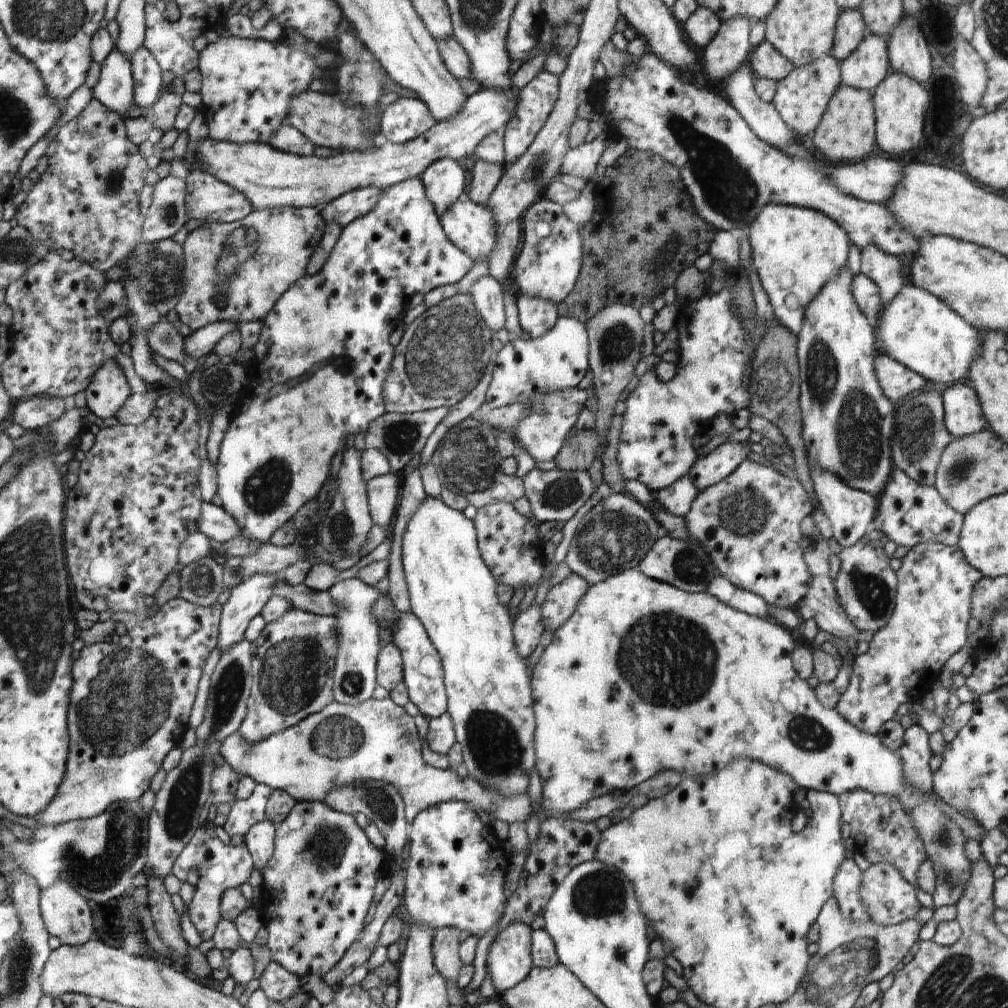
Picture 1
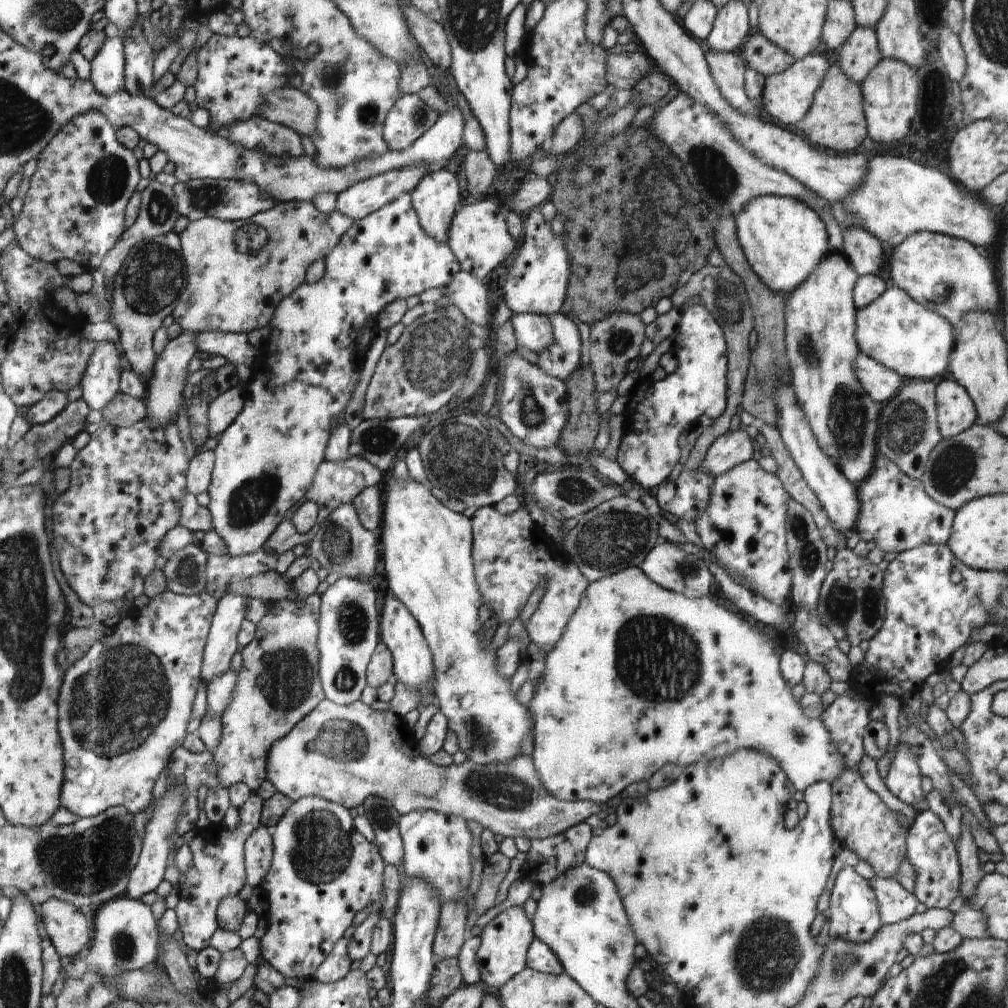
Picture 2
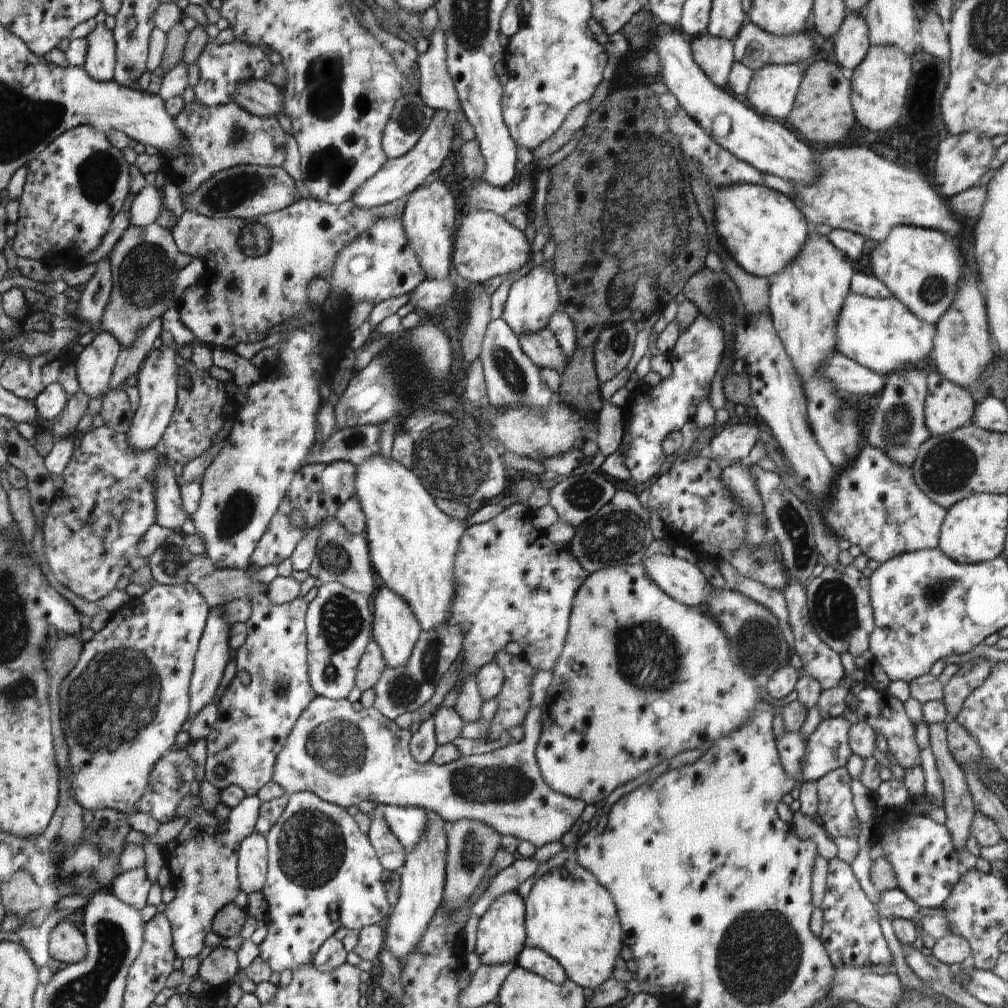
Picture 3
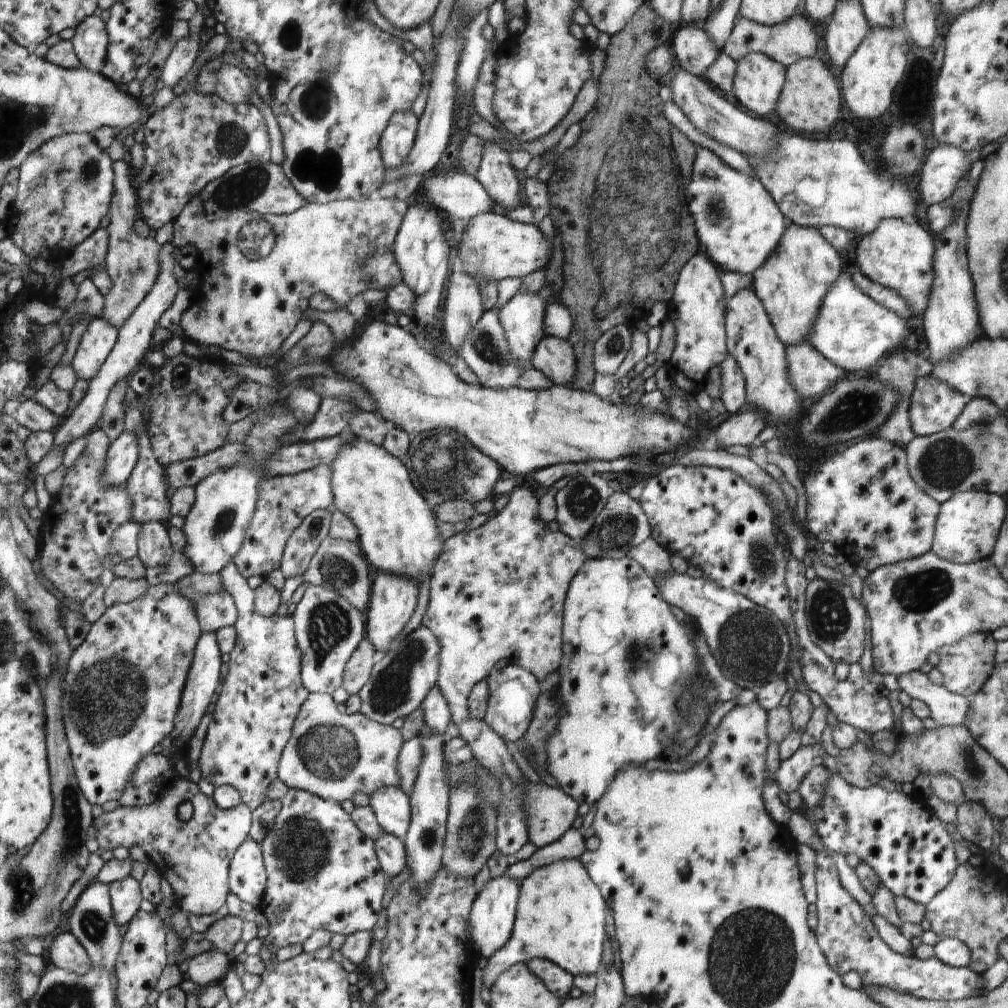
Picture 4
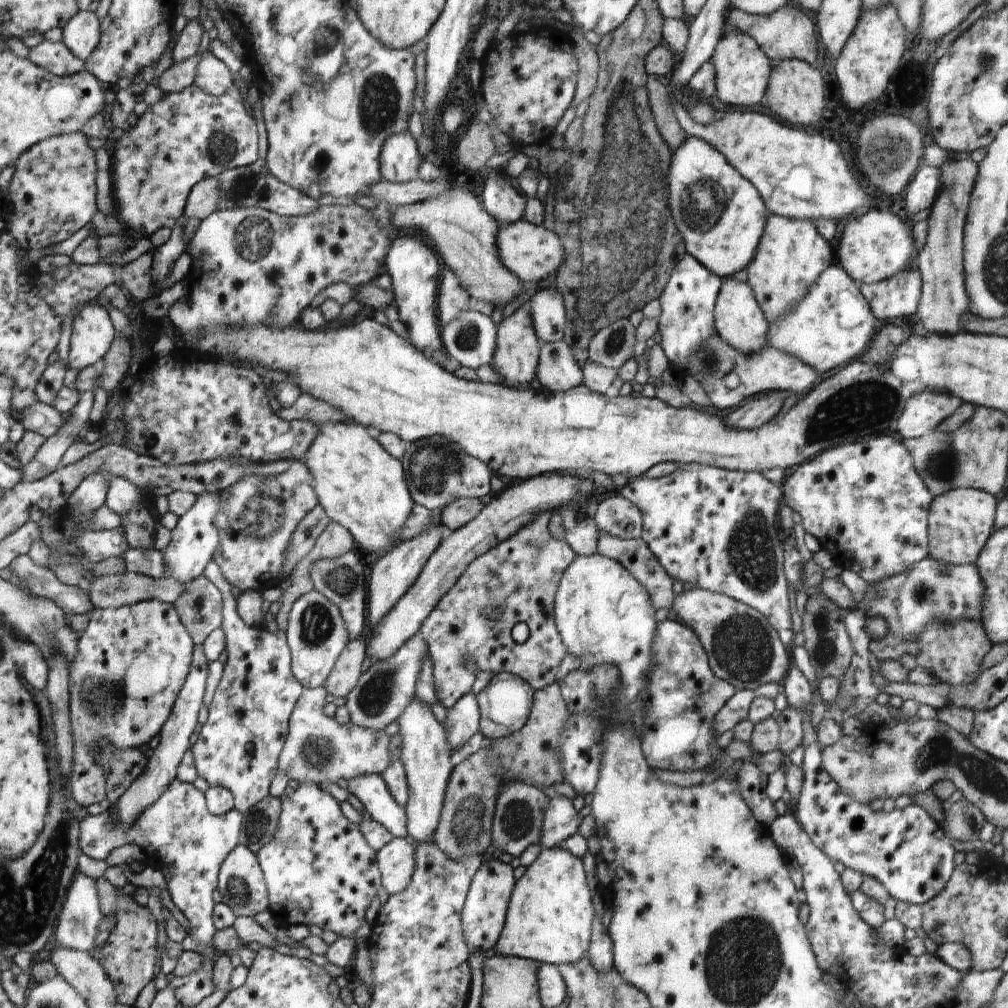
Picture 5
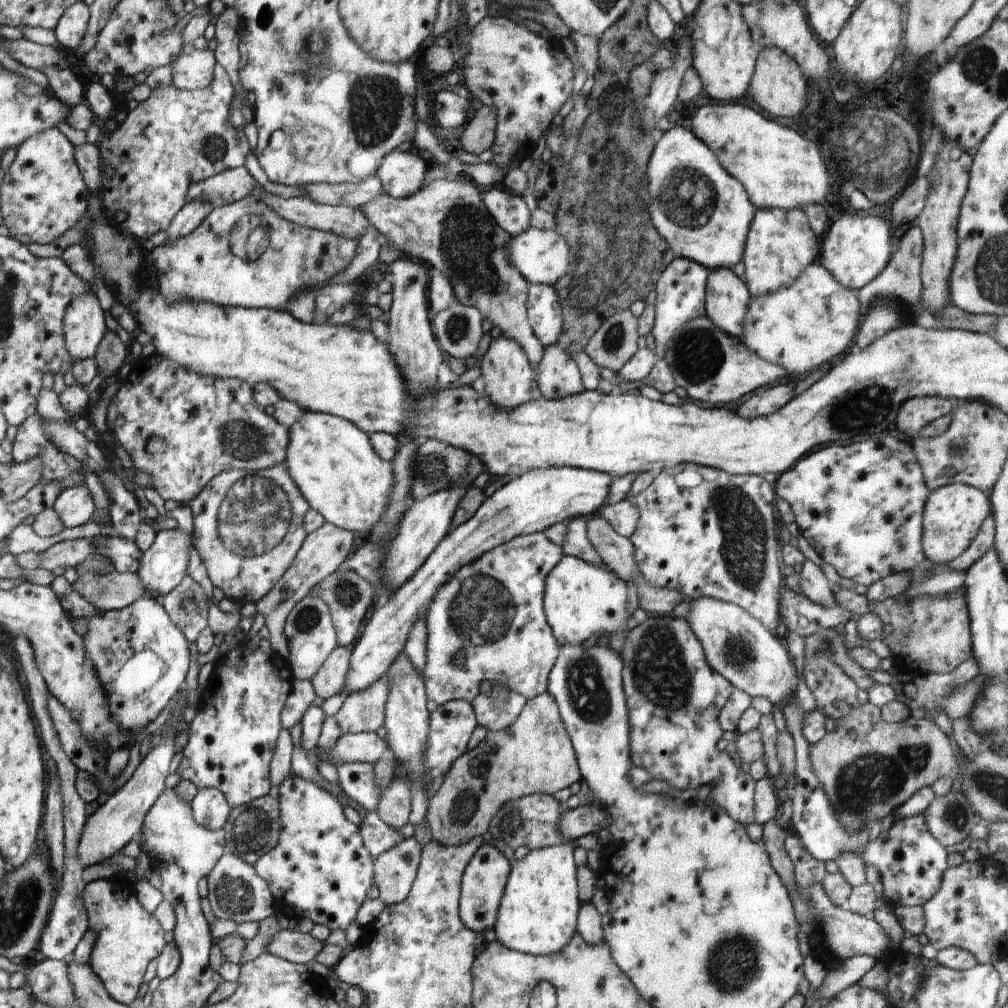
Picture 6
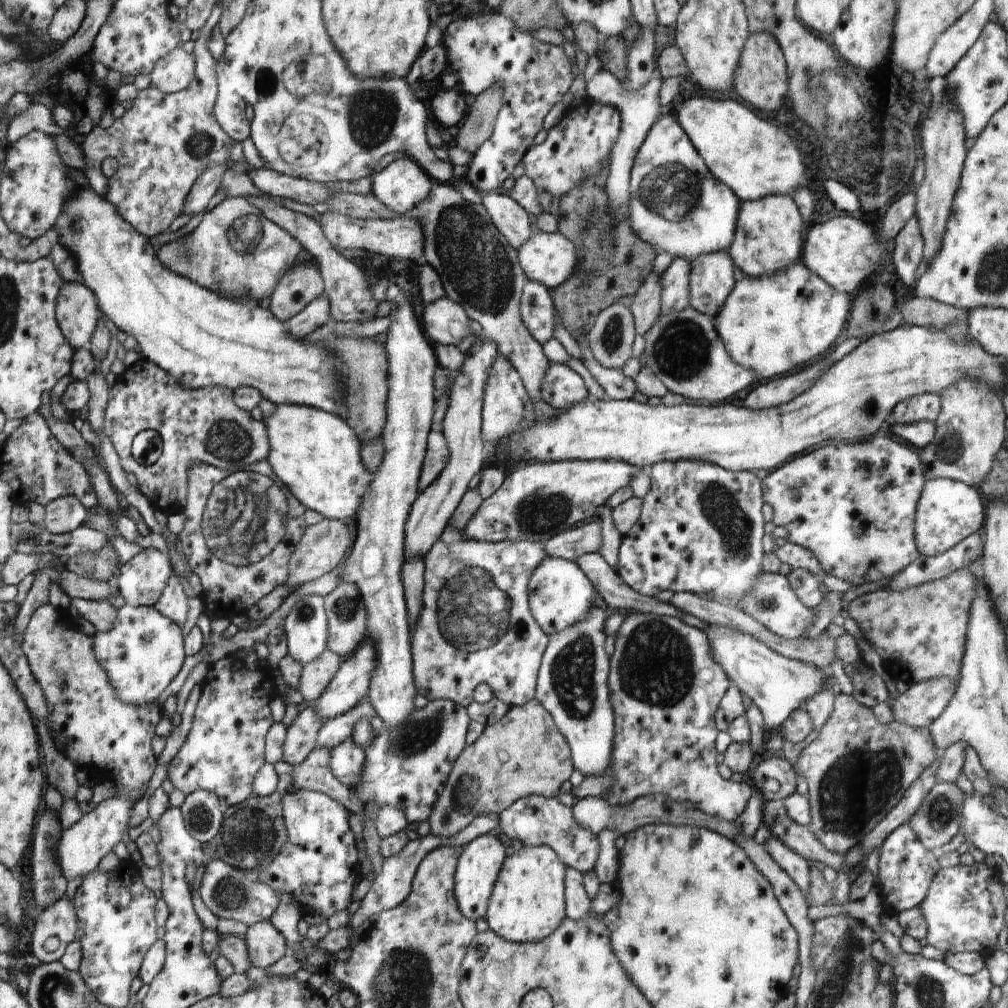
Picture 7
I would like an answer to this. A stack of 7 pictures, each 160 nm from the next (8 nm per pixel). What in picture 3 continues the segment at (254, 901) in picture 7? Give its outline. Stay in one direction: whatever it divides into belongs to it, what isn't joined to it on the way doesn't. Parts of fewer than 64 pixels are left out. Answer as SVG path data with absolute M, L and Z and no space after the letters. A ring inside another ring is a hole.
M256 832L242 842L242 858L238 858L238 874L242 874L242 891L250 895L260 892L267 876L268 848L266 838Z

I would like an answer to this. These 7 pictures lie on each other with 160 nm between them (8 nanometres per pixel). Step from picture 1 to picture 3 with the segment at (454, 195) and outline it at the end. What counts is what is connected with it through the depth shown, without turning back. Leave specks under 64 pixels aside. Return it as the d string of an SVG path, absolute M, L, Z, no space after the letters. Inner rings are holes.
M434 180L408 195L404 200L405 208L401 215L402 226L405 227L406 238L409 239L409 248L418 252L418 262L422 264L426 281L446 280L452 264L452 230L456 210L452 208L454 198L442 182L444 180Z

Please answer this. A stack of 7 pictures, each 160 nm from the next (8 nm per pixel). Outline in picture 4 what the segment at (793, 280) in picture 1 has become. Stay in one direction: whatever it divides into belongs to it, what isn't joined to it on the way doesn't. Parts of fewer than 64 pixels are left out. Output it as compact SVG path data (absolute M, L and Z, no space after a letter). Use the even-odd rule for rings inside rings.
M700 146L686 186L686 198L702 242L702 252L706 252L706 256L722 270L744 276L754 274L766 258L776 252L790 223L773 195L755 177L734 170L716 154Z

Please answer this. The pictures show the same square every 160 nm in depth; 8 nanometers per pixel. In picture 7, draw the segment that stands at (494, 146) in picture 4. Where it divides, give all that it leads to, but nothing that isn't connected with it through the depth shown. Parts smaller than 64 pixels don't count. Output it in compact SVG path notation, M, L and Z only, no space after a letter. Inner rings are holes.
M506 191L498 194L483 194L482 204L494 226L501 231L514 249L520 249L533 236L527 210Z

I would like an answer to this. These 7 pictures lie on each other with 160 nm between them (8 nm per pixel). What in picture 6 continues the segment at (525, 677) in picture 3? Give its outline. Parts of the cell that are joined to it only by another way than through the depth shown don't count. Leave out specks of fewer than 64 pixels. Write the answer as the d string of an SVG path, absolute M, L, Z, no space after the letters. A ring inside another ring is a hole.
M495 683L488 694L480 694L472 701L473 709L477 717L477 723L488 731L508 729L518 712L523 708L525 699L522 695L510 694L502 683Z

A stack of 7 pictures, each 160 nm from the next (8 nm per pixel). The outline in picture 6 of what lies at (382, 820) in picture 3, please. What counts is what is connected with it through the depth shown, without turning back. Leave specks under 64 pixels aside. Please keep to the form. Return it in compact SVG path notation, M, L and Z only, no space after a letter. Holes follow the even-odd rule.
M410 837L377 856L375 884L385 905L398 905L412 892L420 850L422 846L417 839Z

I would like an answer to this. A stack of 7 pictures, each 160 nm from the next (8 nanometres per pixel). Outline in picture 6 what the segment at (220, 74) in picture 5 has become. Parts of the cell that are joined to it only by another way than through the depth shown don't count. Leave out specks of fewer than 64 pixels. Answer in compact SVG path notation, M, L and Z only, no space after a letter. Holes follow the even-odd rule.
M194 49L190 54L179 54L170 64L170 85L187 91L206 88L212 81L216 63L214 53L209 49Z

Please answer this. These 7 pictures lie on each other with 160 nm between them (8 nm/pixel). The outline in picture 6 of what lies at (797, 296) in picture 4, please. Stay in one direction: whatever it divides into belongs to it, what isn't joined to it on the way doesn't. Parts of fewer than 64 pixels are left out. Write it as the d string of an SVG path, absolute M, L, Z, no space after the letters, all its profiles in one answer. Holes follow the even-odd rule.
M802 208L758 209L758 218L754 218L754 226L749 226L749 229L750 238L746 237L745 242L746 258L742 257L741 261L745 266L746 286L754 297L772 293L780 287L789 287L821 252L817 233L809 225L809 217Z

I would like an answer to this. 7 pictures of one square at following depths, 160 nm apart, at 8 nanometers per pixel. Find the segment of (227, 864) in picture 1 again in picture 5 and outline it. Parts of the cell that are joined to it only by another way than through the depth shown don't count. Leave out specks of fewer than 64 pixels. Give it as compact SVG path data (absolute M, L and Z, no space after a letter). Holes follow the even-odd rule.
M175 780L132 826L120 826L109 809L97 816L86 816L81 821L81 848L84 854L105 861L112 850L128 844L137 845L147 855L147 864L162 872L174 906L188 919L188 936L198 944L210 946L216 928L212 924L212 908L216 878L226 856L241 842L245 816L230 810L217 816L210 814L206 796L194 784Z

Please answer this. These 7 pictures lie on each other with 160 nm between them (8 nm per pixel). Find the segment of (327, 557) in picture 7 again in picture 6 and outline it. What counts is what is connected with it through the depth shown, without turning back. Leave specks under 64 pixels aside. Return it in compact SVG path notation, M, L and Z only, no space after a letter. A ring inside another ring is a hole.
M325 522L320 528L309 533L310 538L305 538L306 546L301 546L302 554L297 554L298 562L294 562L294 566L289 566L290 574L286 574L286 578L282 578L282 582L277 582L273 586L272 592L265 594L261 601L256 603L257 612L264 616L266 628L270 631L269 641L272 650L287 660L289 648L284 627L288 615L297 602L308 596L314 585L318 585L326 577L340 570L341 564L349 557L348 554L352 552L352 546L354 546L352 531L334 526L333 523Z

